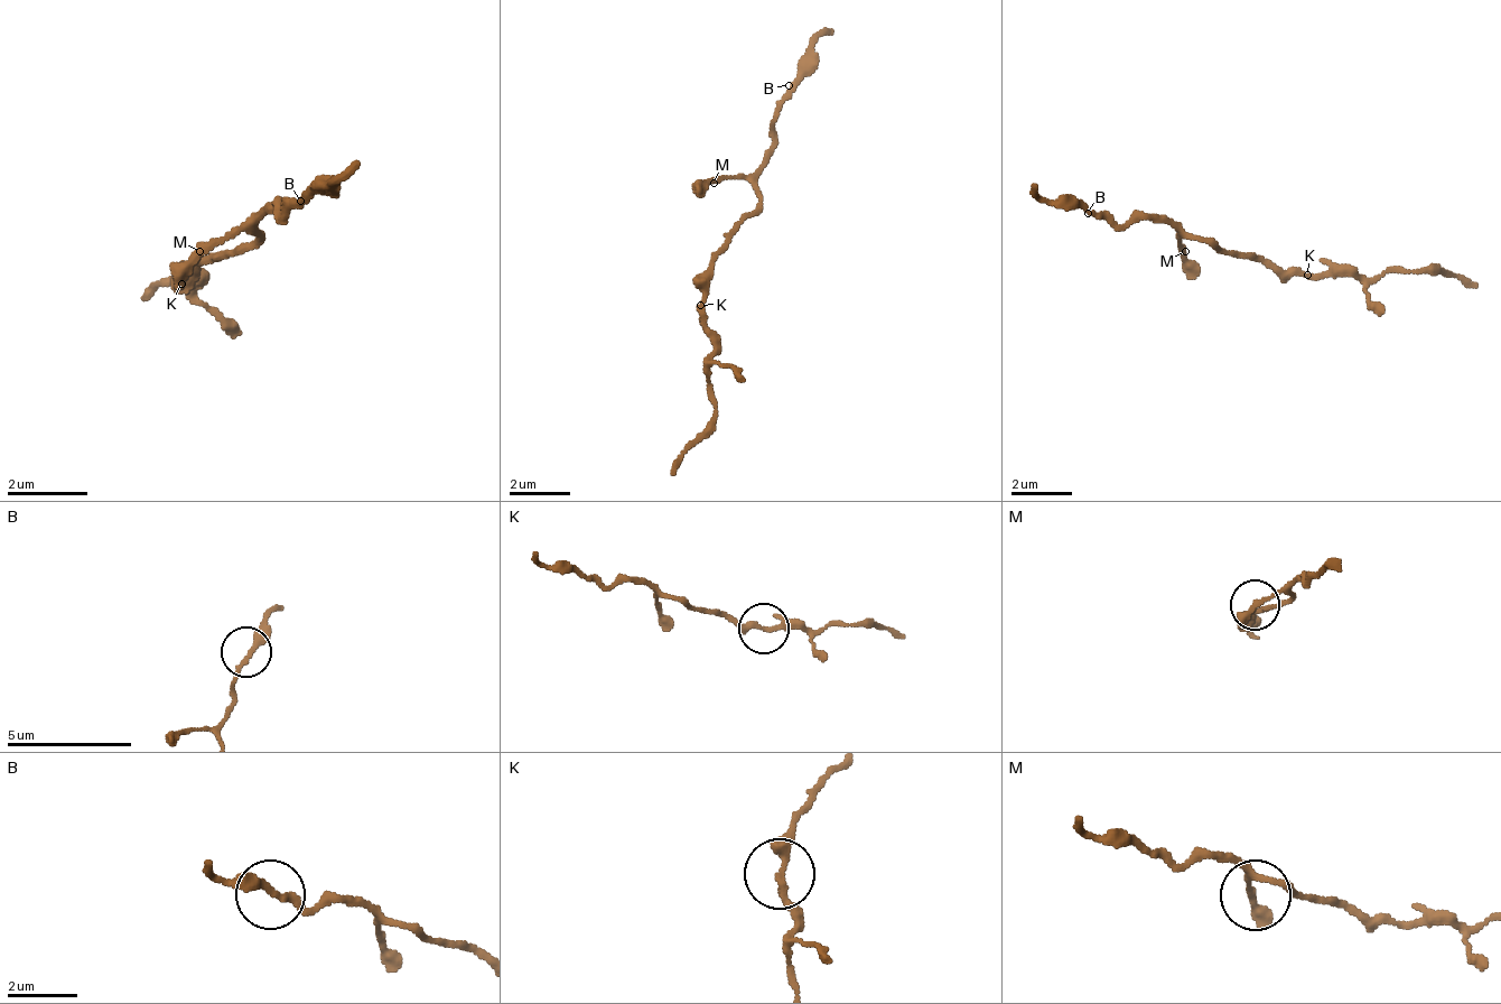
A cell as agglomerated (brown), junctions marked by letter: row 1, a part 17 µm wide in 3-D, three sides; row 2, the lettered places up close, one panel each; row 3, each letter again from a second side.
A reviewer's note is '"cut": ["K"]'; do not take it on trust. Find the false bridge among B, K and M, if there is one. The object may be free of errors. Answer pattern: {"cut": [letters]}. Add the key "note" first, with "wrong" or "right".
{"note": "wrong", "cut": []}

